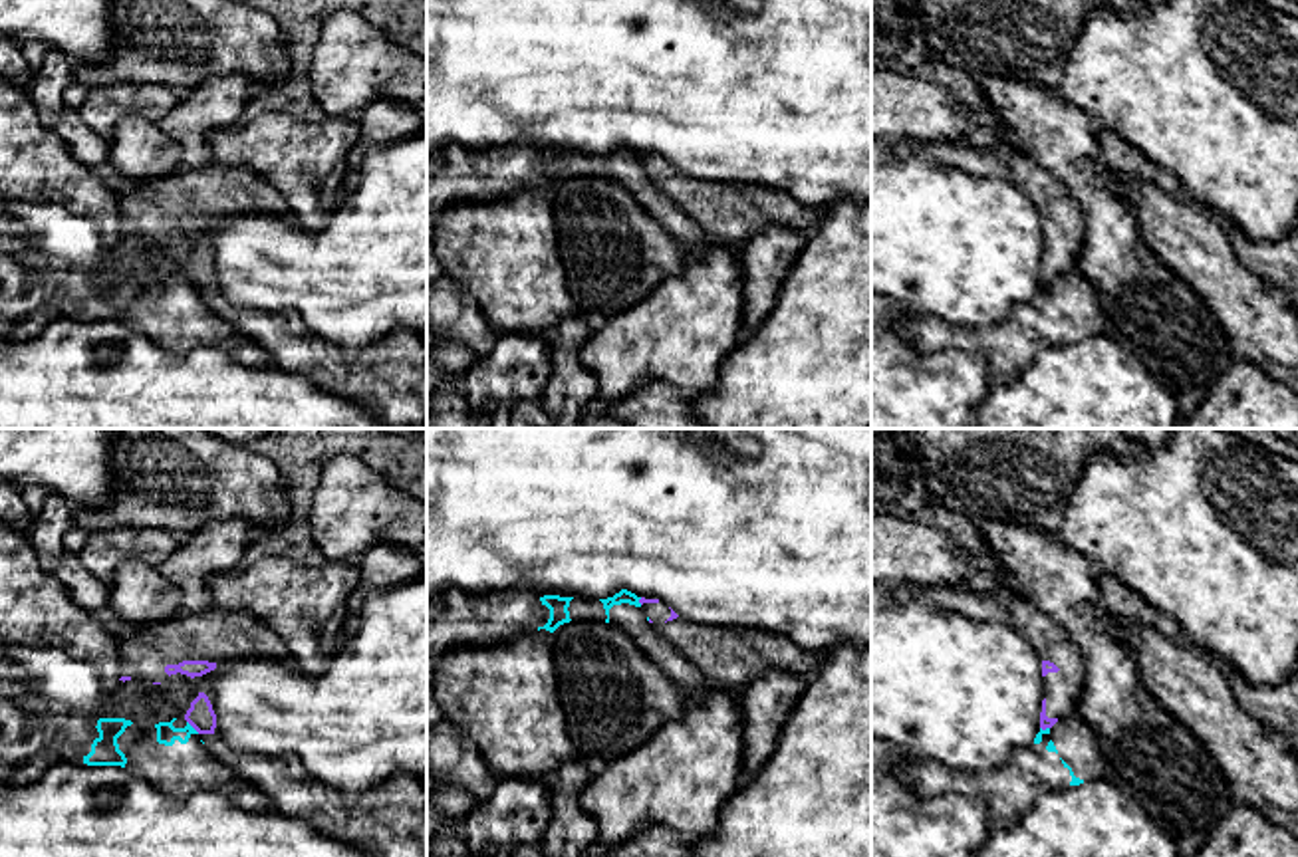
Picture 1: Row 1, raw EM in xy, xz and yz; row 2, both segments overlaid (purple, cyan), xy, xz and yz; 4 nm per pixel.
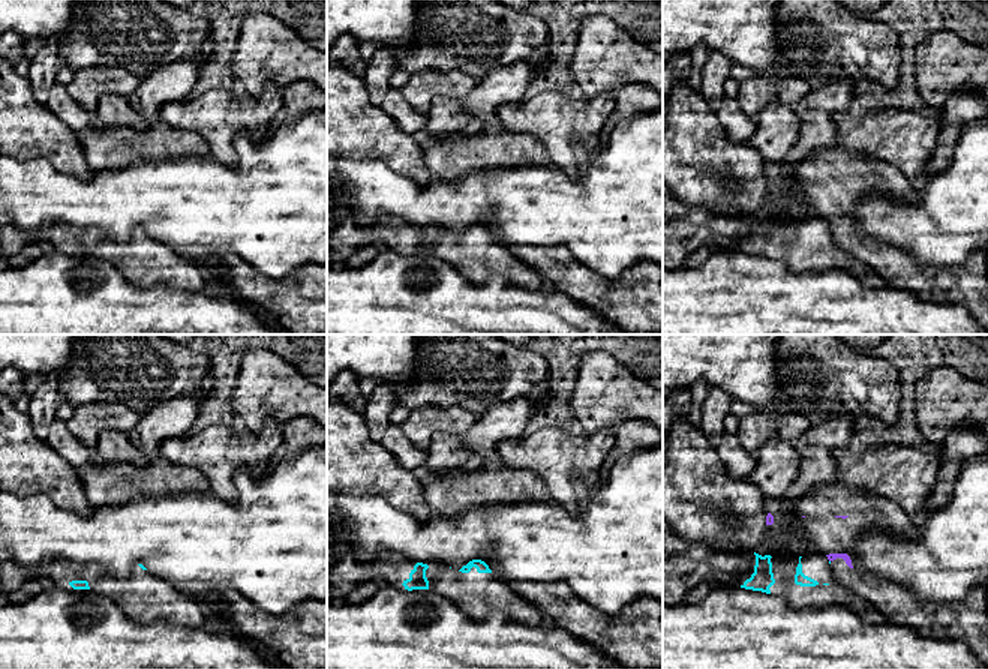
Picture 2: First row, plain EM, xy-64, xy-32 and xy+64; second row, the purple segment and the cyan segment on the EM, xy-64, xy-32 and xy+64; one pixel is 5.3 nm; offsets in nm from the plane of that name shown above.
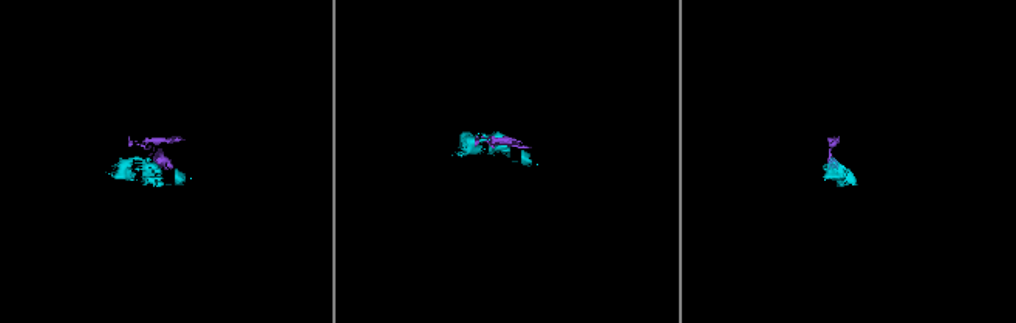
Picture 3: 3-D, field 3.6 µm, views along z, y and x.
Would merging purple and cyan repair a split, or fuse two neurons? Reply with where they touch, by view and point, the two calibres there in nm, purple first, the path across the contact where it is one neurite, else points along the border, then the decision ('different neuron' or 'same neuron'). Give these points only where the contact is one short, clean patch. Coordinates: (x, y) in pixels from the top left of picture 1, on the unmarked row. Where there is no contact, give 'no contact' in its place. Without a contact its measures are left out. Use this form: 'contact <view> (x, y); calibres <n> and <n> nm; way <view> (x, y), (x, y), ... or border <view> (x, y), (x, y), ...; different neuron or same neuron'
contact xy (193, 282); calibres 110 and 80 nm; border xy (187, 276), (199, 288); different neuron

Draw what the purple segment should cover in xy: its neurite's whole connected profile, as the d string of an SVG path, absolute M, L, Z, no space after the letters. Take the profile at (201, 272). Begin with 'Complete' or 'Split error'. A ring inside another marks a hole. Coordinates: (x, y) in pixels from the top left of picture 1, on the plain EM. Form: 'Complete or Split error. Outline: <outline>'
Split error. Outline: M218 163L181 169L145 181L113 179L119 204L119 236L143 234L167 240L177 228L187 230L193 240L193 256L185 262L185 276L200 290L206 306L234 331L262 345L272 365L300 373L318 387L347 397L377 413L393 428L413 428L427 423L427 339L409 331L393 331L385 339L349 349L314 335L298 313L268 313L228 304L216 284L212 250L206 230L218 218L242 212L290 214L280 192L258 173Z

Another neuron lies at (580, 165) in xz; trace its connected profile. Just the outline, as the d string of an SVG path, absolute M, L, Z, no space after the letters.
M445 143L427 153L427 286L443 276L443 266L433 248L437 214L460 200L504 198L534 184L554 188L570 177L611 179L623 184L635 200L681 244L683 252L703 254L718 240L687 216L647 177L641 153L621 145L607 155L538 153L512 143L488 149L468 149Z

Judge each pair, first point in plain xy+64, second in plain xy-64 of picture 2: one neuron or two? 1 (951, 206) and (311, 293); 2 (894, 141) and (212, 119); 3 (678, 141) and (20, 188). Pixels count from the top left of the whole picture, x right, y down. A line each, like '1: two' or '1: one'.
1: two
2: one
3: two

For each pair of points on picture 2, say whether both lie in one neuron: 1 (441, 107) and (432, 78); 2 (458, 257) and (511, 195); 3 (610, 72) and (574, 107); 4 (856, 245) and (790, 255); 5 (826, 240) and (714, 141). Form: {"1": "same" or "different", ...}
{"1": "different", "2": "different", "3": "different", "4": "different", "5": "different"}

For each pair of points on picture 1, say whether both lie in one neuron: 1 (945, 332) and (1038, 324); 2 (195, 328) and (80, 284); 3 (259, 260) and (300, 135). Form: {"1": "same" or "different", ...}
{"1": "same", "2": "same", "3": "different"}

